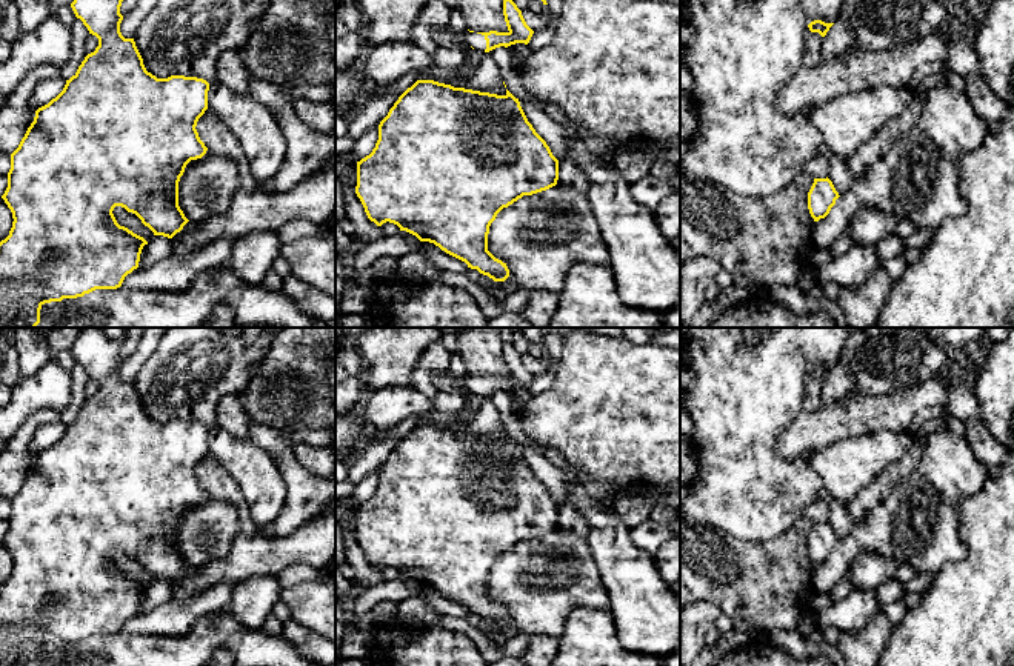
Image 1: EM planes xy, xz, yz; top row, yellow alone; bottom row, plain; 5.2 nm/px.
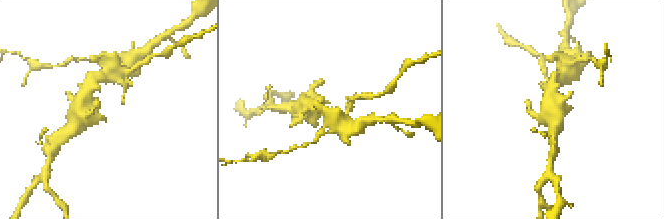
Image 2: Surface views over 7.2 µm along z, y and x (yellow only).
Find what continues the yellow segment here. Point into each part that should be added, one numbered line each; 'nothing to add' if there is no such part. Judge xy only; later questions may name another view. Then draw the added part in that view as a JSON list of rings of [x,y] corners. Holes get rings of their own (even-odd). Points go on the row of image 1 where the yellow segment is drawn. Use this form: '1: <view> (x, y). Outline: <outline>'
nothing to add

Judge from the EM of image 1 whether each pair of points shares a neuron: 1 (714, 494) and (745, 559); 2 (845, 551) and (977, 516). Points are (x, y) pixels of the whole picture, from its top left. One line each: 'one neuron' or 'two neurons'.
1: two neurons
2: two neurons

